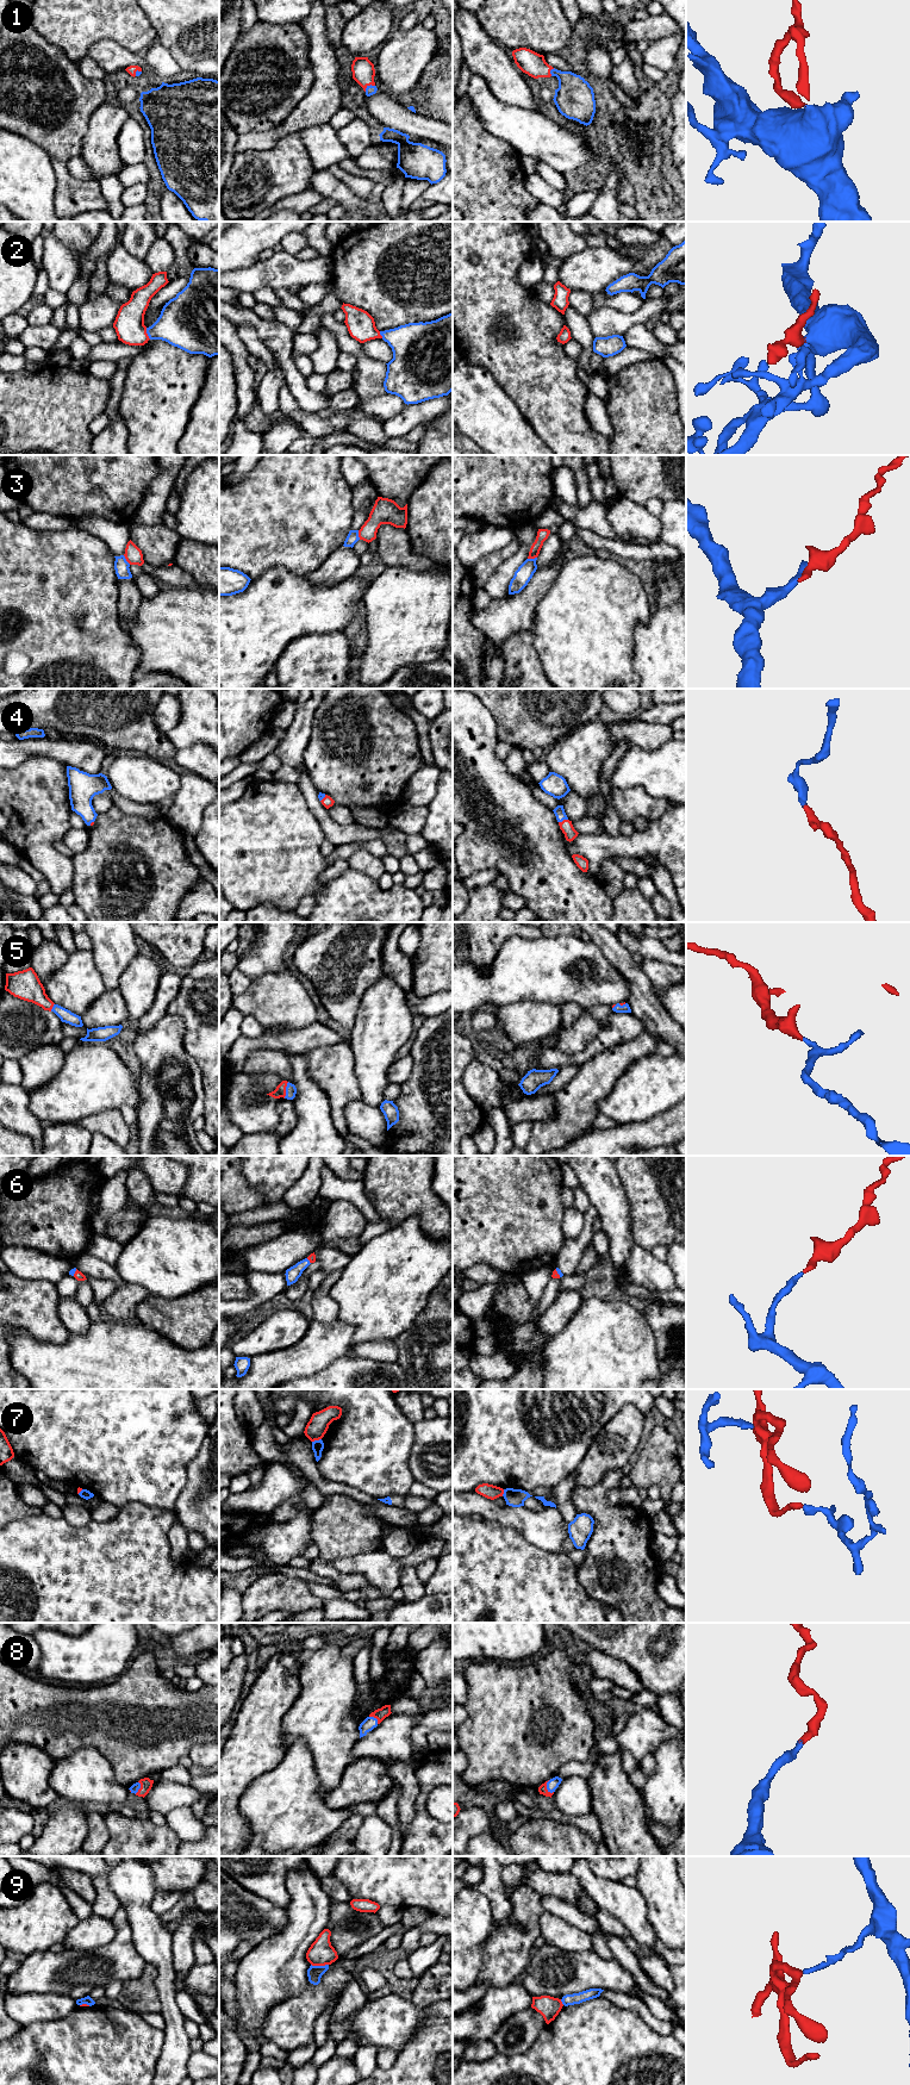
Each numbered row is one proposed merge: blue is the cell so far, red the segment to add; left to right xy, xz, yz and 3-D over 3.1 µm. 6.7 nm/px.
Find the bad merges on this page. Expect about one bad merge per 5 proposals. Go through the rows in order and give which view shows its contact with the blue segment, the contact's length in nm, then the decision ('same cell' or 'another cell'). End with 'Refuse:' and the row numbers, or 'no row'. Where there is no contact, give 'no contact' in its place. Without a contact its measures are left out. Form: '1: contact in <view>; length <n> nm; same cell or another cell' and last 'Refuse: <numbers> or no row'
1: contact in xz; length 80 nm; same cell
2: contact in xy; length 90 nm; same cell
3: contact in xy; length 80 nm; another cell
4: contact in yz; length 70 nm; same cell
5: contact in xz; length 120 nm; same cell
6: contact in yz; length 70 nm; same cell
7: contact in xz; length 70 nm; another cell
8: contact in yz; length 100 nm; same cell
9: contact in xz; length 120 nm; another cell
Refuse: 3, 7, 9

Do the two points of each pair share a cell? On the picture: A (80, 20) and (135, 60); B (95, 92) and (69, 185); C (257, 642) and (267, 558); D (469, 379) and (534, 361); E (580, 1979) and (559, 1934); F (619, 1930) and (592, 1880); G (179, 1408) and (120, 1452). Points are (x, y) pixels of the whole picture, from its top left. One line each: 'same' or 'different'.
A: different
B: same
C: different
D: different
E: different
F: different
G: same

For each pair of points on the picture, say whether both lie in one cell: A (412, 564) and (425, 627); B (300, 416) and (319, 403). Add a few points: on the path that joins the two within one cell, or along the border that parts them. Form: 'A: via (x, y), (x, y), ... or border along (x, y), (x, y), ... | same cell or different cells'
A: border along (436, 564), (431, 568), (423, 571), (386, 566) | different cells
B: border along (290, 390), (295, 403), (301, 409), (315, 412) | different cells

